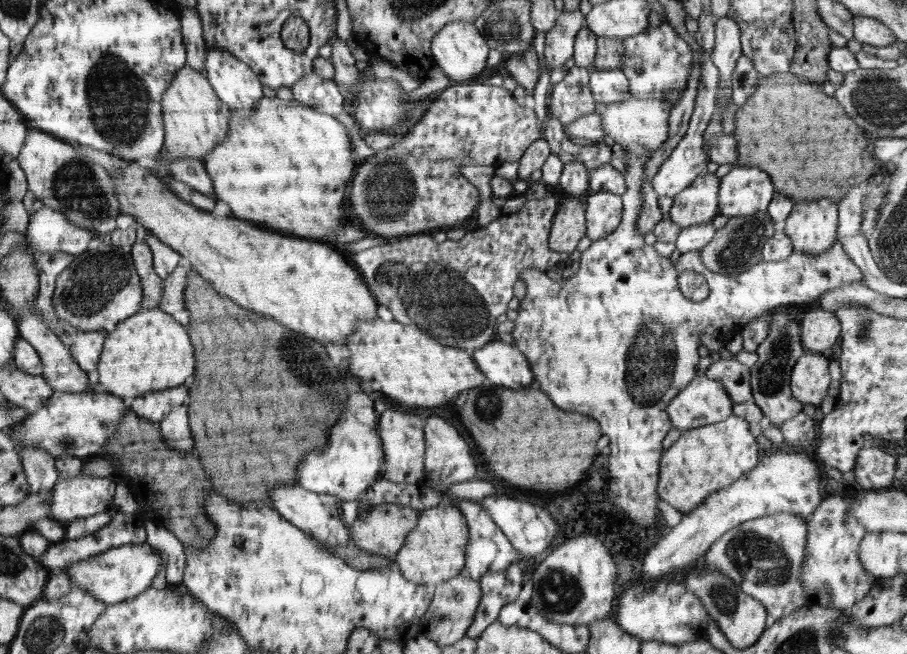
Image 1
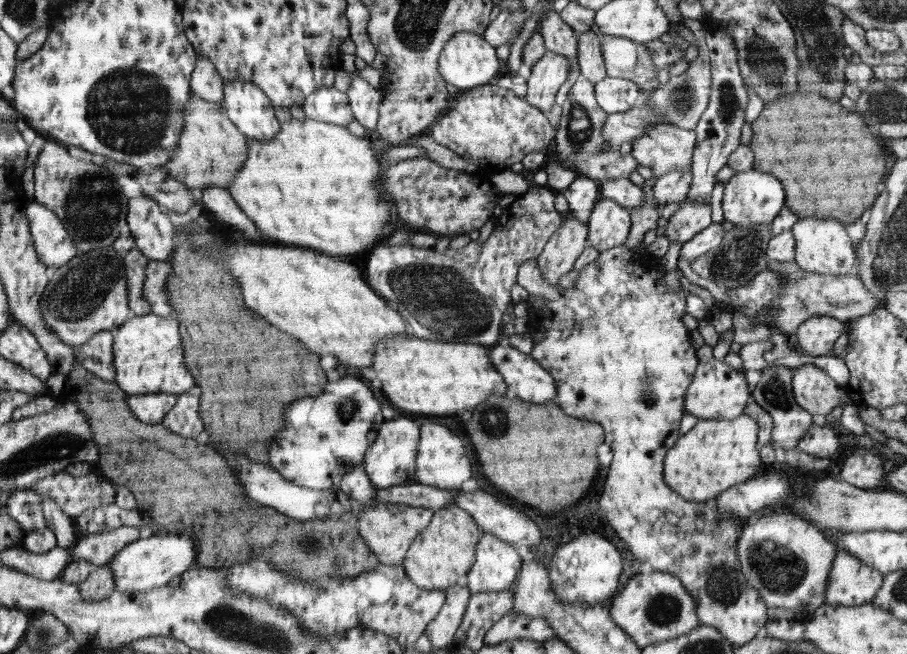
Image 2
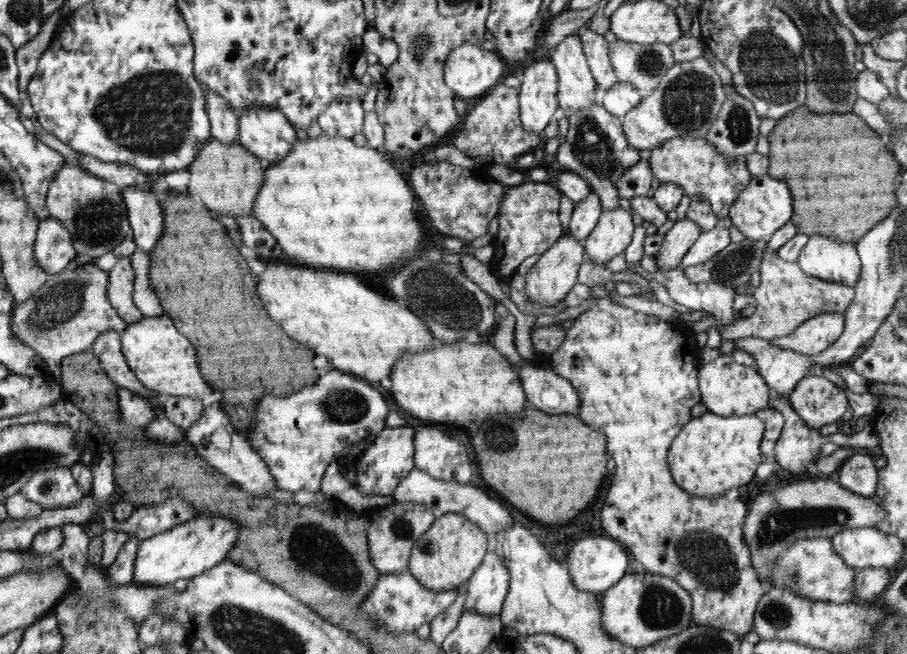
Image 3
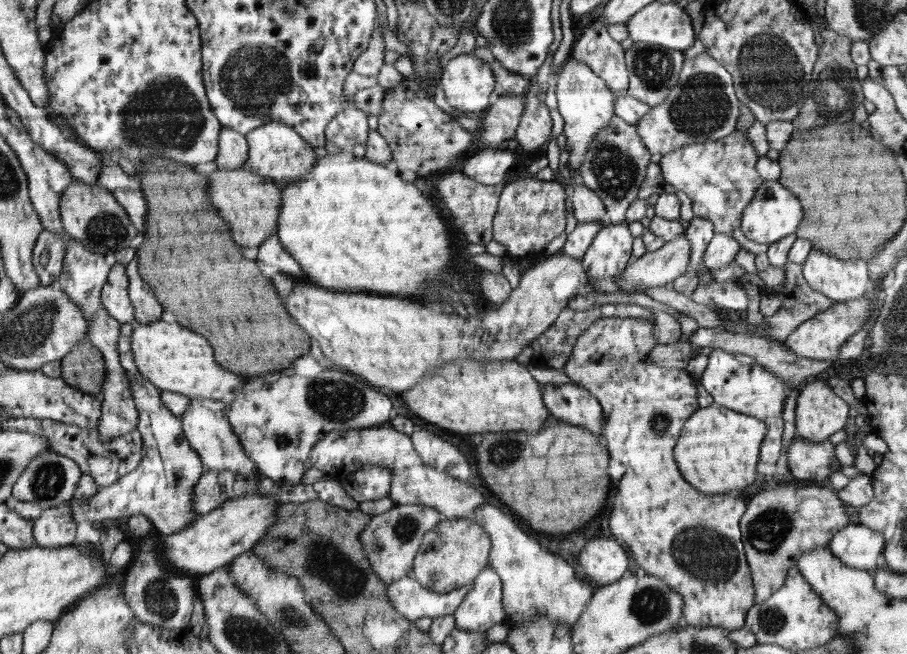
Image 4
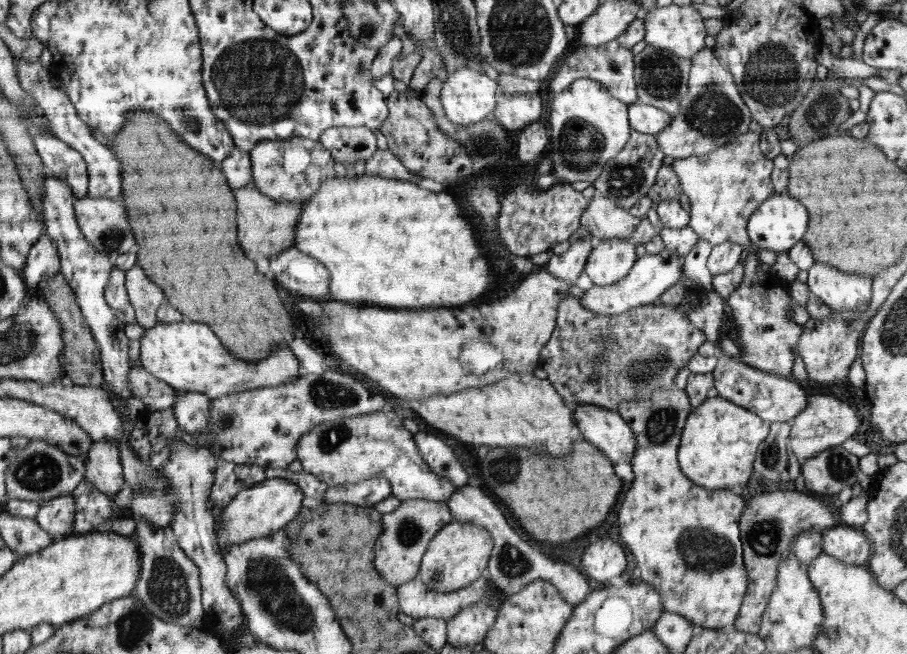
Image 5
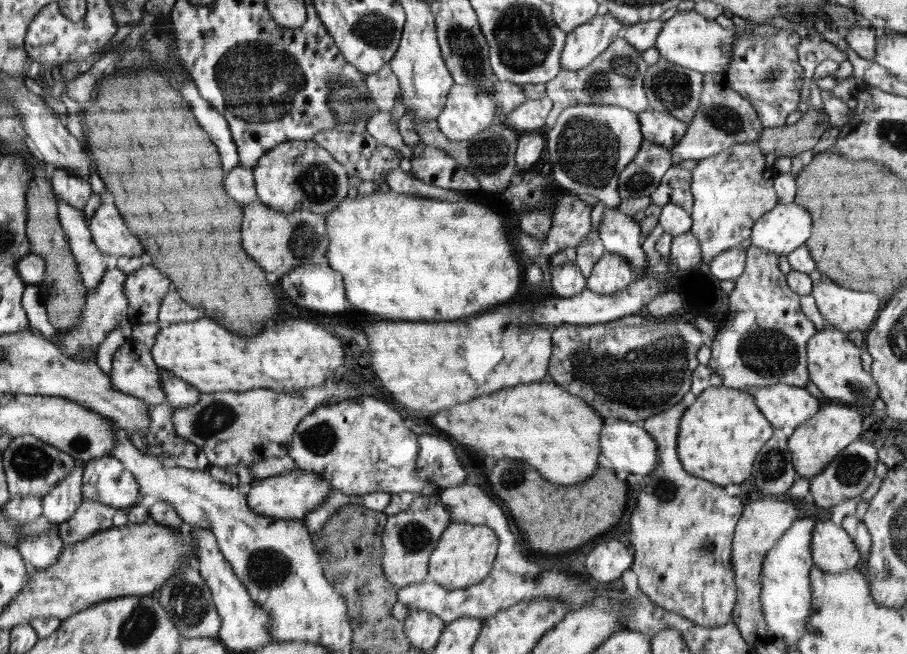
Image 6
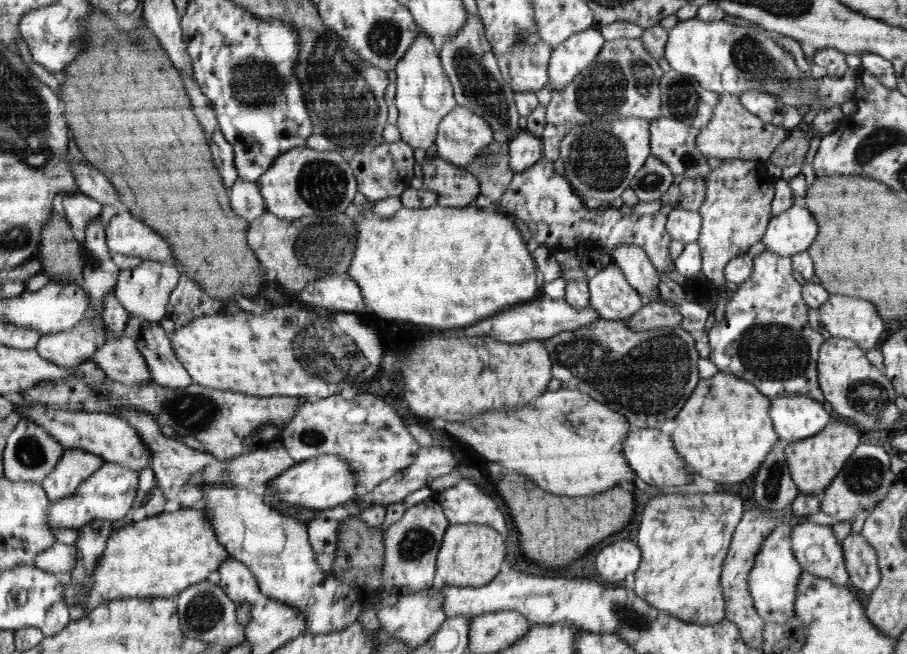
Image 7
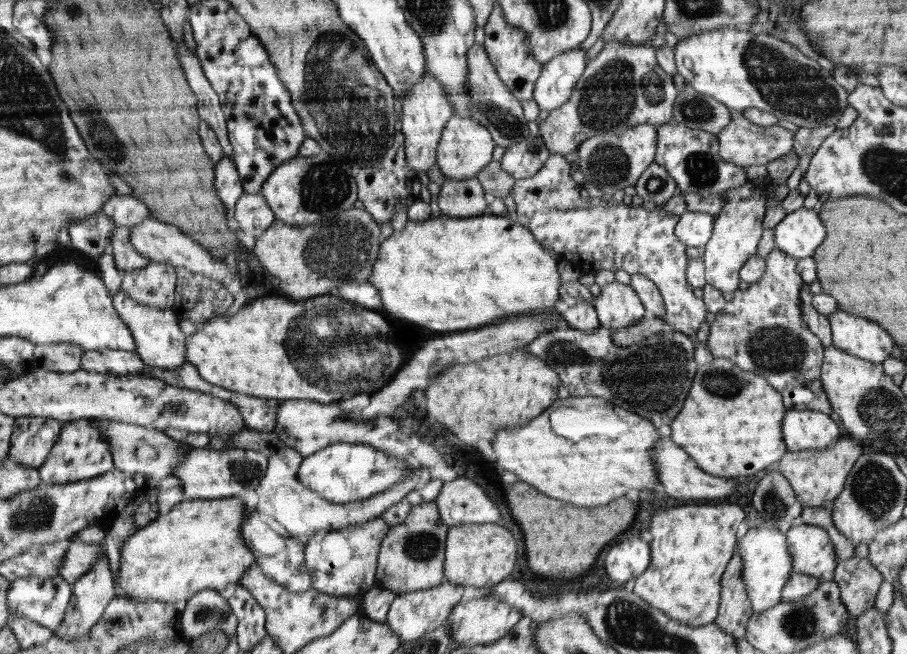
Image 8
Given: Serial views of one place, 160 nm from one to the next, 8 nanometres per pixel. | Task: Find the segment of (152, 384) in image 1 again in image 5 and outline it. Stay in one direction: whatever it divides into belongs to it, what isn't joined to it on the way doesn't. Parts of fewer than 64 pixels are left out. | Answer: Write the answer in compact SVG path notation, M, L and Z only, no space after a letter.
M157 323L144 331L139 343L144 370L166 382L177 392L200 392L216 399L260 387L278 386L299 377L298 359L288 345L279 344L273 348L270 356L262 360L242 360L233 356L227 346L222 346L206 324Z

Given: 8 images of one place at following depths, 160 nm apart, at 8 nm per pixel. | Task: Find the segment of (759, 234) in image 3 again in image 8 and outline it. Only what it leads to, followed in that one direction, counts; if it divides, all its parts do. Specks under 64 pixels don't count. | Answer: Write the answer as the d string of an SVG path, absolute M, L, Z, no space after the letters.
M800 207L784 216L774 228L775 246L792 258L812 257L826 236L817 210Z

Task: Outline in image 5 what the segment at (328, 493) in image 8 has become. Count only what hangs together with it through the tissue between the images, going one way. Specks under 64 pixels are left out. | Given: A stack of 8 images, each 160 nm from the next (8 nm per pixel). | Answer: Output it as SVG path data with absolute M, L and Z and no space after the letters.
M269 479L236 494L215 517L217 543L222 554L231 544L251 542L286 527L302 508L304 493L292 481Z

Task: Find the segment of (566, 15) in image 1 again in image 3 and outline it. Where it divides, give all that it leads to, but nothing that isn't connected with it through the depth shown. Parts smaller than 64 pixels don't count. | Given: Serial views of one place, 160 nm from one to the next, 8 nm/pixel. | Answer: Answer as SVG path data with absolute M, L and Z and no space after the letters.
M551 59L536 61L523 69L520 77L520 120L531 133L544 136L544 128L559 107L558 76Z

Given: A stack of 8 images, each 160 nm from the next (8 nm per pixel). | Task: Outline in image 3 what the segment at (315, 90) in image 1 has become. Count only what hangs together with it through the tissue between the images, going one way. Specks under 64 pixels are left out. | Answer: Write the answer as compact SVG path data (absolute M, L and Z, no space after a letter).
M337 96L319 114L317 121L320 128L329 135L352 139L362 131L364 115L359 99Z

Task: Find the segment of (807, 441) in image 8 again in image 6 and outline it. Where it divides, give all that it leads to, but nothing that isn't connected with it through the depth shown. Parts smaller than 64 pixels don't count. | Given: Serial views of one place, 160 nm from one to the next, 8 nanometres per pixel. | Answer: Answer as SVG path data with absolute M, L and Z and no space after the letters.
M773 384L765 387L748 387L745 390L753 396L756 406L770 422L773 428L780 428L788 437L800 428L806 420L818 414L820 399L811 395L806 388L800 388L789 384Z

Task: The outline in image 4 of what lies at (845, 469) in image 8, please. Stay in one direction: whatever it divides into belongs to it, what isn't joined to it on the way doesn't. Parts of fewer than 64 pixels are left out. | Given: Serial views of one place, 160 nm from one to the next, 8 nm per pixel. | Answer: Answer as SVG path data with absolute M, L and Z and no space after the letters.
M813 381L800 388L795 406L798 438L804 442L824 442L844 430L849 405L824 381Z

